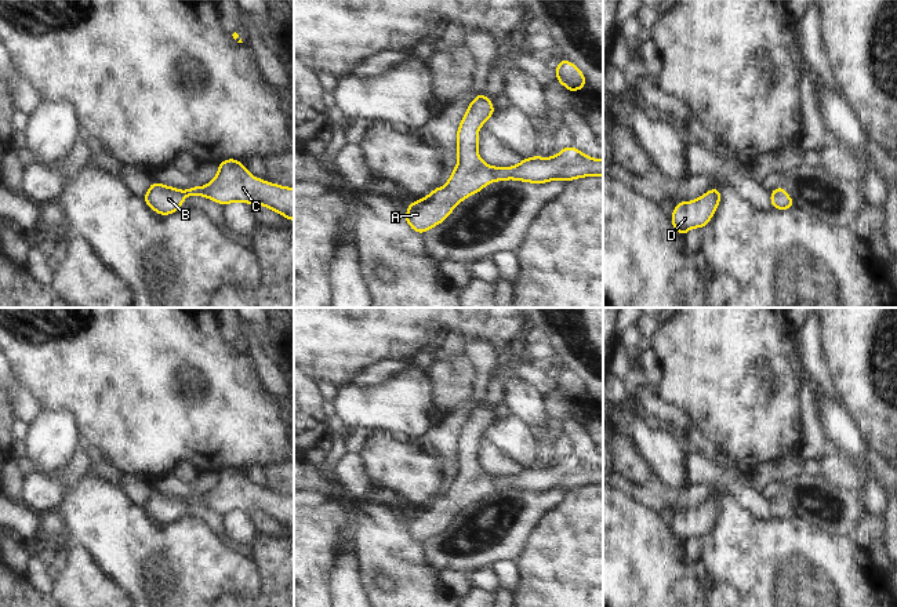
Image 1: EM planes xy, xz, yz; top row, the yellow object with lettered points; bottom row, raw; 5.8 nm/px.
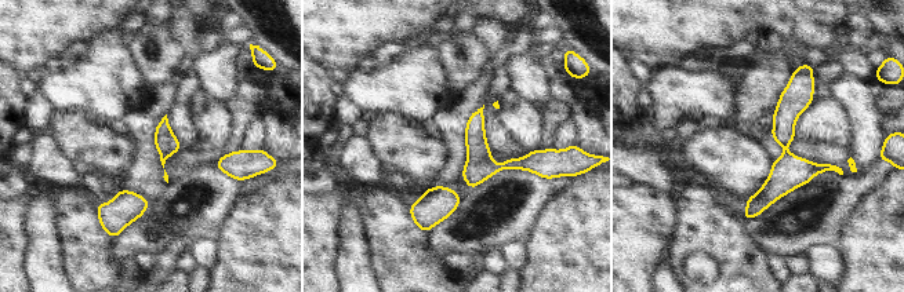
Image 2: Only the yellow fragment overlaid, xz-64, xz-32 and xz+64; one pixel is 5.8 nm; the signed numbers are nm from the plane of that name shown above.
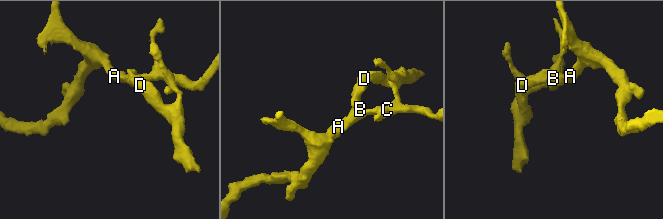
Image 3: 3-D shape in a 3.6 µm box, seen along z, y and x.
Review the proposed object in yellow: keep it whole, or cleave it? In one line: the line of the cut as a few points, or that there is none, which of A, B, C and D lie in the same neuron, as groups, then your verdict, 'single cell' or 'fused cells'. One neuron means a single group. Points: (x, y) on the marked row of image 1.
no cut | A B C D | single cell

